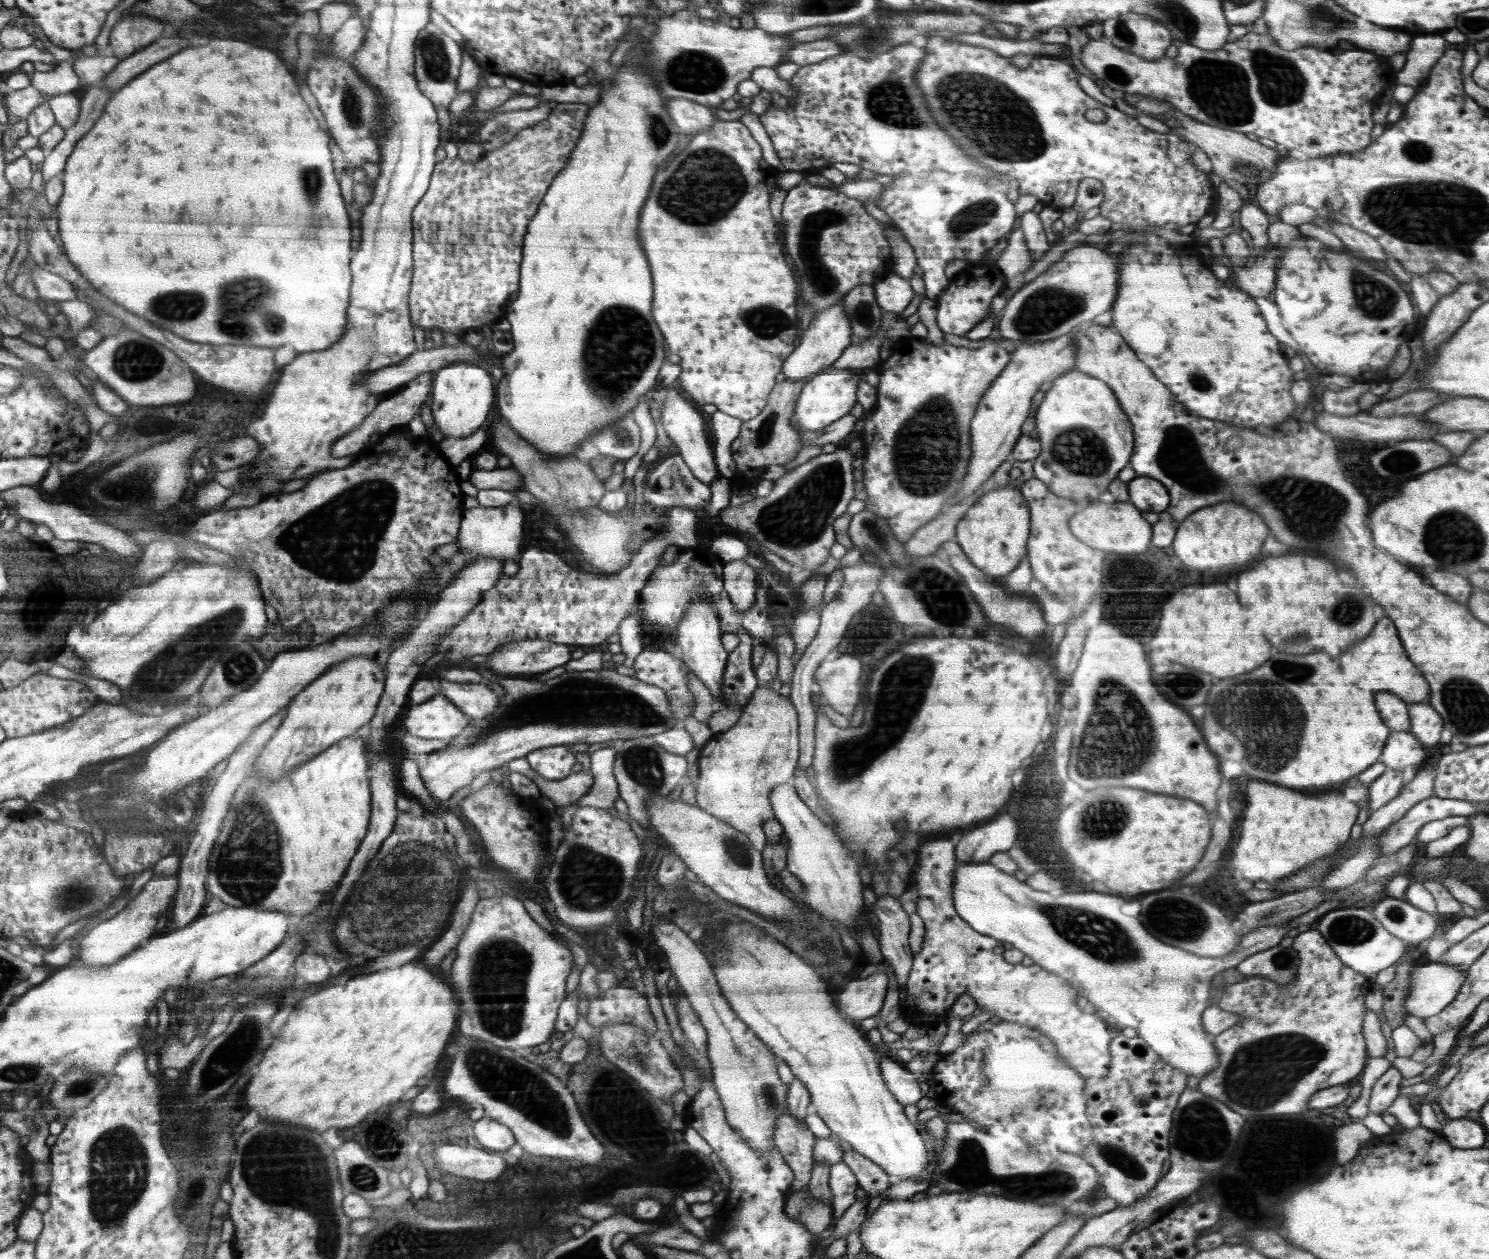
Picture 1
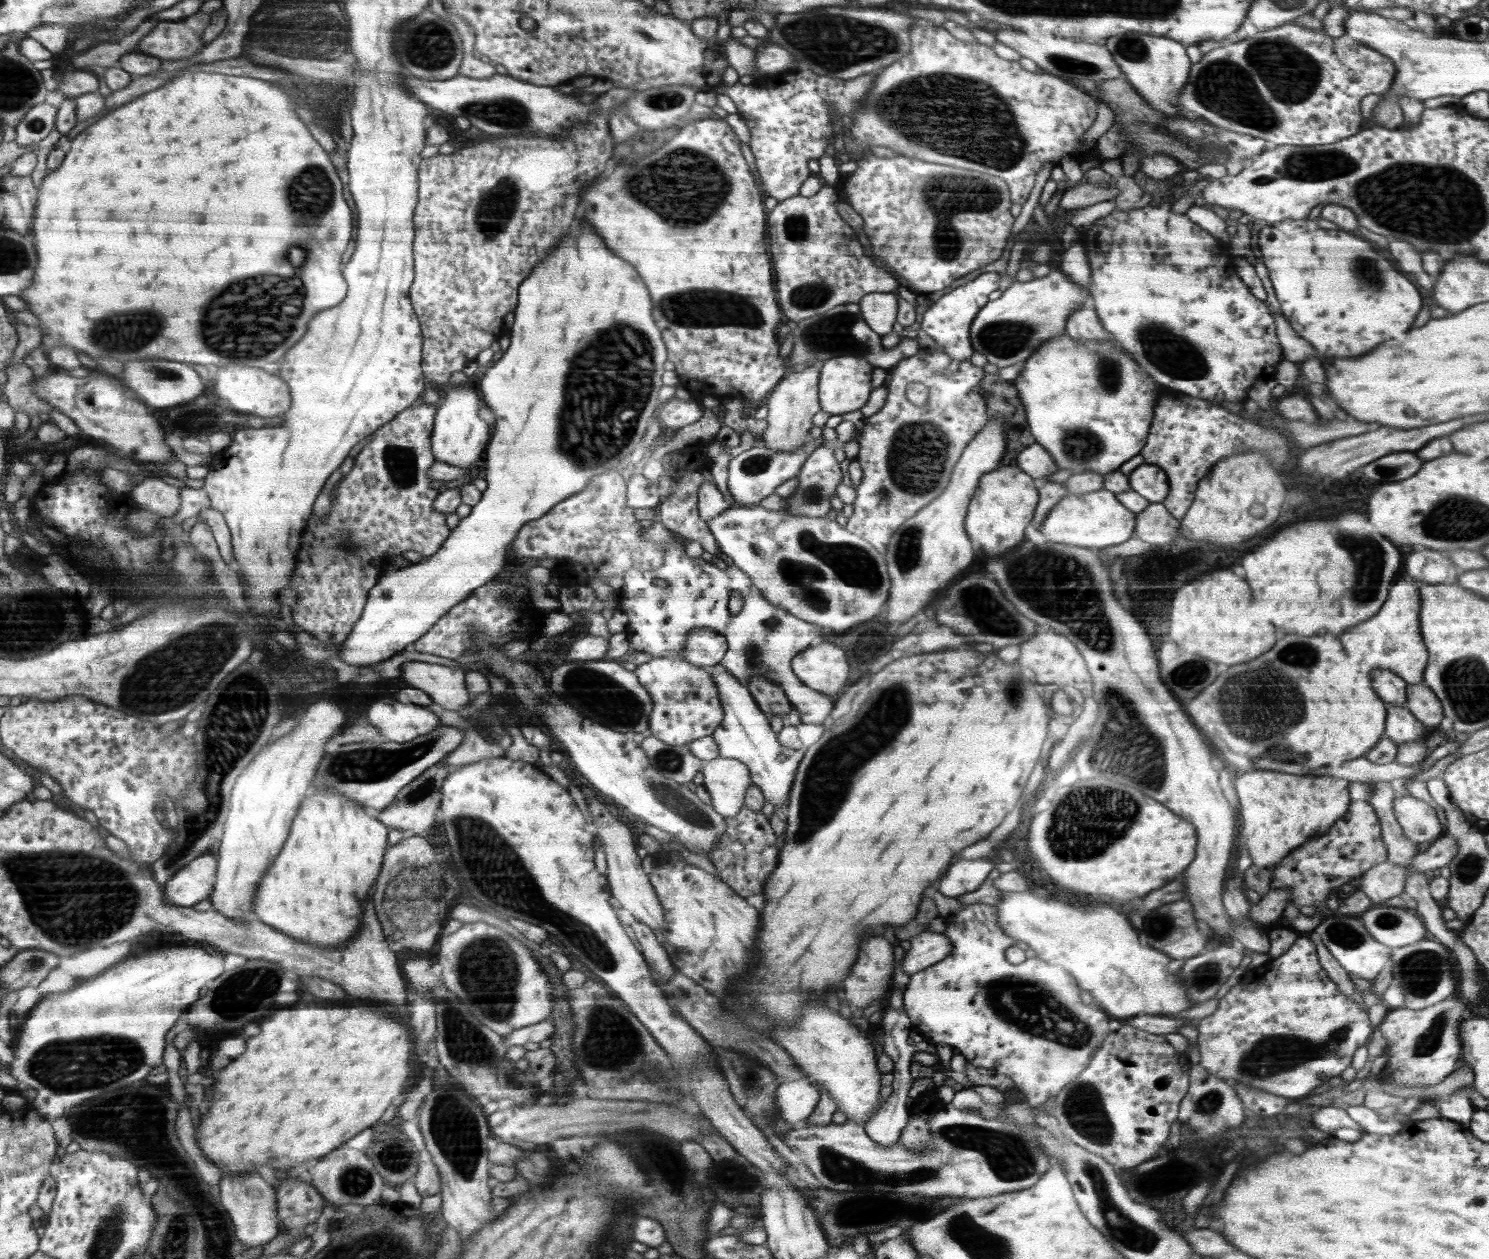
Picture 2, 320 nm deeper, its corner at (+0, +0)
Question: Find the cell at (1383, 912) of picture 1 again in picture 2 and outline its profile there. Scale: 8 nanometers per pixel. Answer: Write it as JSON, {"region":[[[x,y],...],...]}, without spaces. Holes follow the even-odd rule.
{"region":[[[1380,904],[1359,917],[1372,938],[1391,948],[1418,942],[1426,936],[1423,919],[1416,910],[1405,906],[1387,907]]]}

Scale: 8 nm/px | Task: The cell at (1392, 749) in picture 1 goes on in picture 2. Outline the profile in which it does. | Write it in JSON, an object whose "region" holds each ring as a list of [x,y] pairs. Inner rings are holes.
{"region":[[[1390,706],[1387,712],[1384,736],[1390,742],[1400,745],[1422,740],[1427,729],[1407,707]]]}

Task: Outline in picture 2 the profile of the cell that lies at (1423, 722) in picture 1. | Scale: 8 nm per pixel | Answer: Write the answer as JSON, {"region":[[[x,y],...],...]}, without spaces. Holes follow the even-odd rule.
{"region":[[[1422,683],[1407,684],[1406,694],[1406,707],[1424,724],[1427,730],[1440,724],[1444,718],[1442,704],[1430,688]]]}

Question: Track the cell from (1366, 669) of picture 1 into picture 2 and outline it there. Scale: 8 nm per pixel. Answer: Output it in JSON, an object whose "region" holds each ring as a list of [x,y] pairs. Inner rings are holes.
{"region":[[[1397,578],[1391,585],[1388,598],[1382,608],[1372,618],[1350,628],[1340,636],[1344,652],[1358,658],[1358,662],[1368,664],[1370,668],[1386,668],[1398,674],[1406,684],[1423,683],[1422,674],[1428,664],[1428,651],[1420,632],[1421,598],[1419,588]]]}

